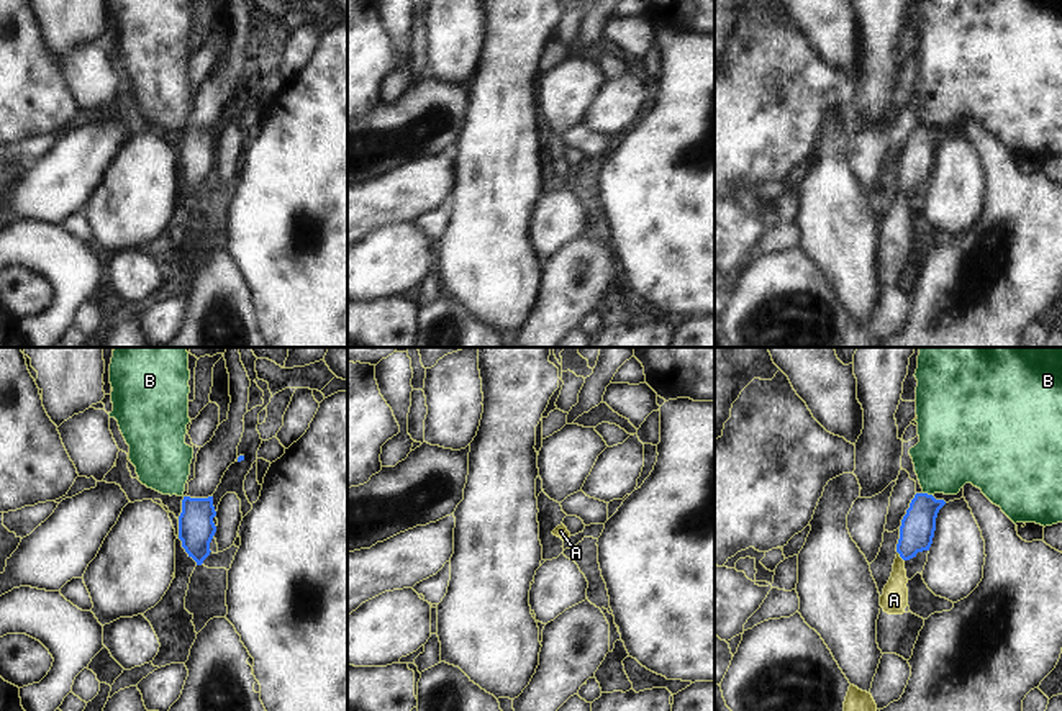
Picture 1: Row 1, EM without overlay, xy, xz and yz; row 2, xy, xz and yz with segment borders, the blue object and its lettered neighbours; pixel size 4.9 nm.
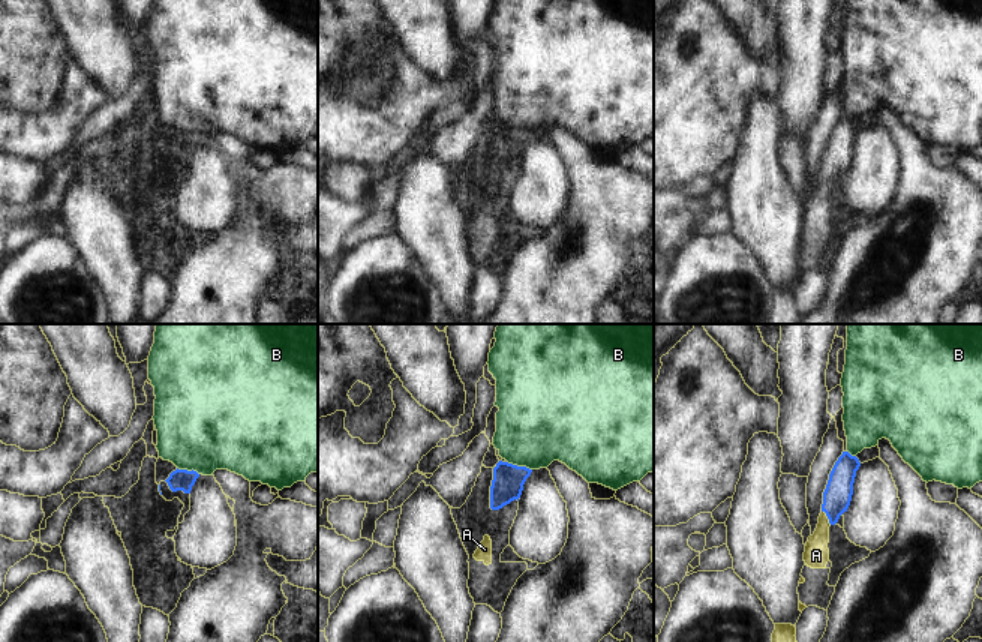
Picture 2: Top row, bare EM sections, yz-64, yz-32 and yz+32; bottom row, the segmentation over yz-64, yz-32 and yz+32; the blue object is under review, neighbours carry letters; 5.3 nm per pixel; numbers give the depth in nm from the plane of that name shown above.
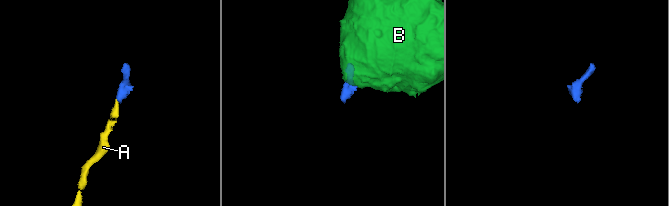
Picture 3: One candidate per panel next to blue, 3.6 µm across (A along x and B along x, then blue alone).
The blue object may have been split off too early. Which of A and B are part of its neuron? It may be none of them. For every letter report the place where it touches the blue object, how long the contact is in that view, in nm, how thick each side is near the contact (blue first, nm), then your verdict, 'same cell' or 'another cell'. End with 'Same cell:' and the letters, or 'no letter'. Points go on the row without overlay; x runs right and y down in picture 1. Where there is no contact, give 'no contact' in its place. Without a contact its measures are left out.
A: contact yz (900, 189); length 50 nm; calibres 170 and 130 nm; same cell
B: contact yz (926, 126); length 50 nm; calibres 170 and 340 nm; another cell
Same cell: A

